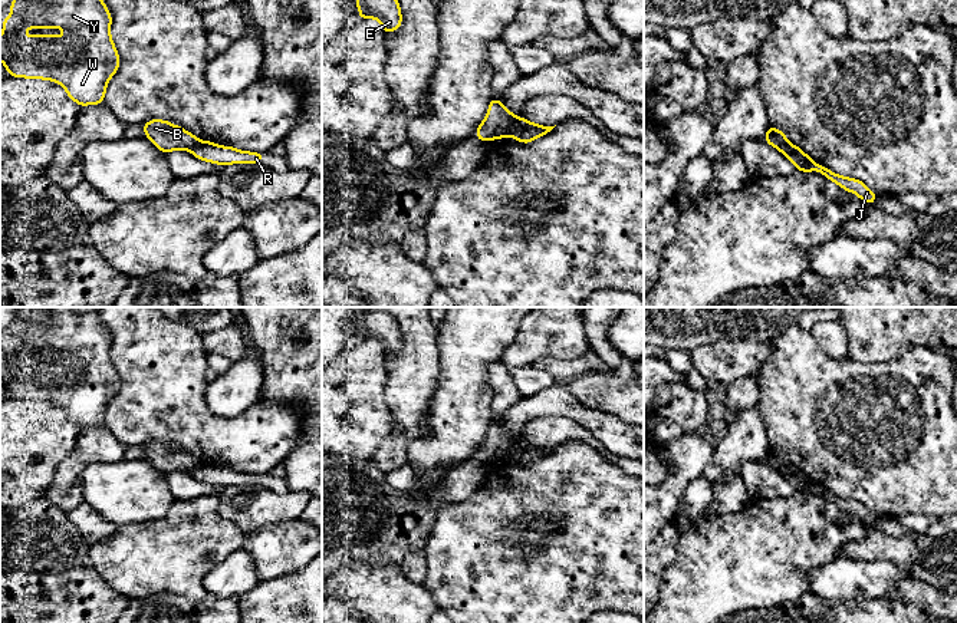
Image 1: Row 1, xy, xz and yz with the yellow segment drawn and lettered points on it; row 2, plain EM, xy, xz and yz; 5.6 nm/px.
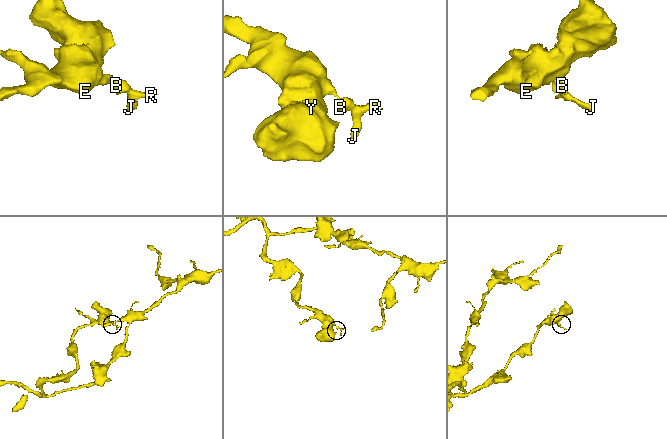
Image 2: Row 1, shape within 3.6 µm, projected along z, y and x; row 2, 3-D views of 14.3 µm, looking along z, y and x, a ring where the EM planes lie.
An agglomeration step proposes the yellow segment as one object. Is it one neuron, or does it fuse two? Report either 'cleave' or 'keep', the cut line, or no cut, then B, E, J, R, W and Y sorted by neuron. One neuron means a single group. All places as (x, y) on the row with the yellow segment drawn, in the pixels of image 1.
cleave | xz (519, 118), (512, 135) | B E W Y / J R

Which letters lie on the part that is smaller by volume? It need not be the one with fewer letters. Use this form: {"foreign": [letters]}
{"foreign": ["J", "R"]}

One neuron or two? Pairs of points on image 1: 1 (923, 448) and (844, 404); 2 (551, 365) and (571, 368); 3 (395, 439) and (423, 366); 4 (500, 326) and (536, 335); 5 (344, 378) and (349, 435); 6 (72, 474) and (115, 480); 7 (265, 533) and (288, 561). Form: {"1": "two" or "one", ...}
{"1": "one", "2": "one", "3": "one", "4": "two", "5": "one", "6": "two", "7": "one"}

